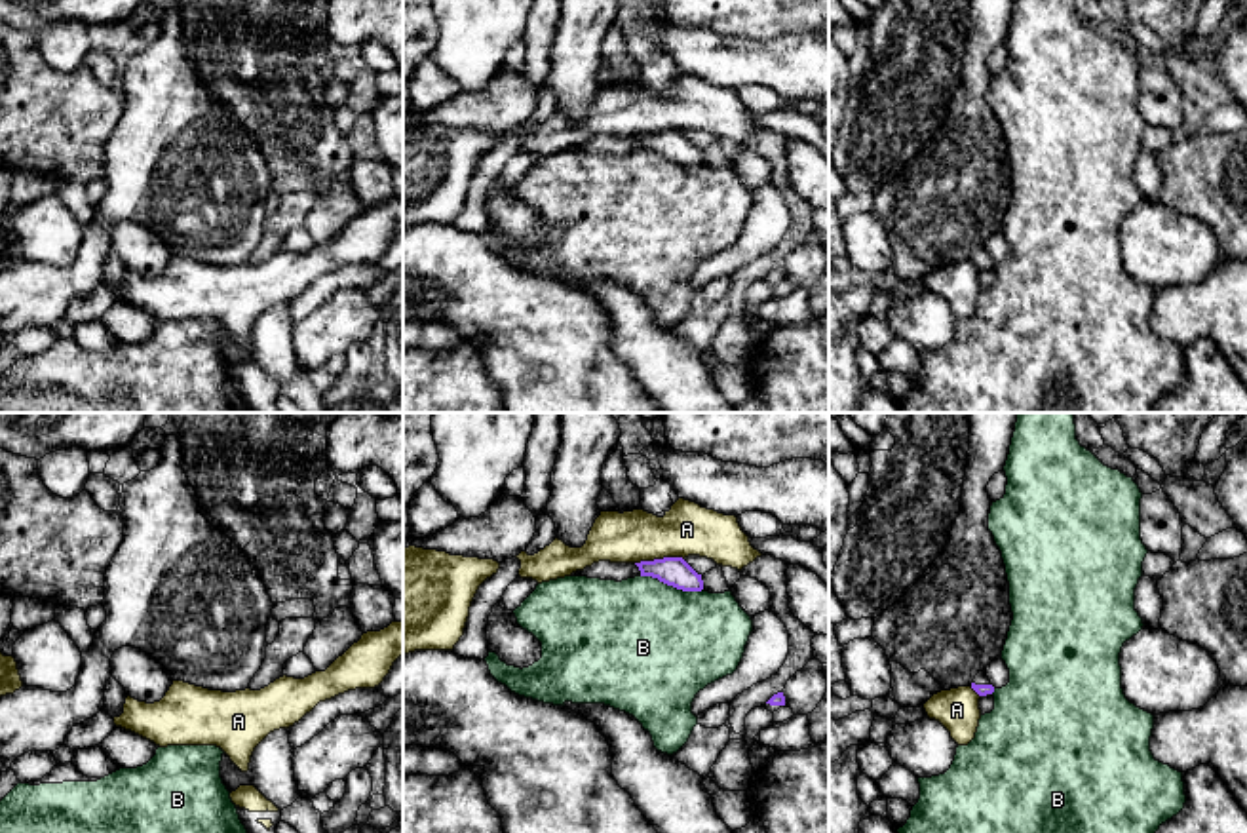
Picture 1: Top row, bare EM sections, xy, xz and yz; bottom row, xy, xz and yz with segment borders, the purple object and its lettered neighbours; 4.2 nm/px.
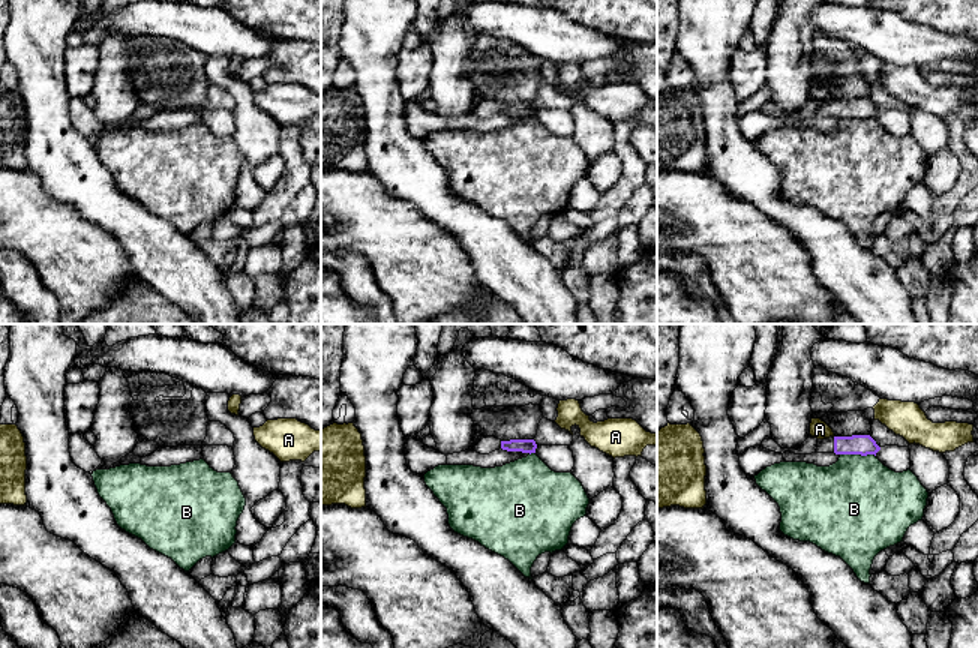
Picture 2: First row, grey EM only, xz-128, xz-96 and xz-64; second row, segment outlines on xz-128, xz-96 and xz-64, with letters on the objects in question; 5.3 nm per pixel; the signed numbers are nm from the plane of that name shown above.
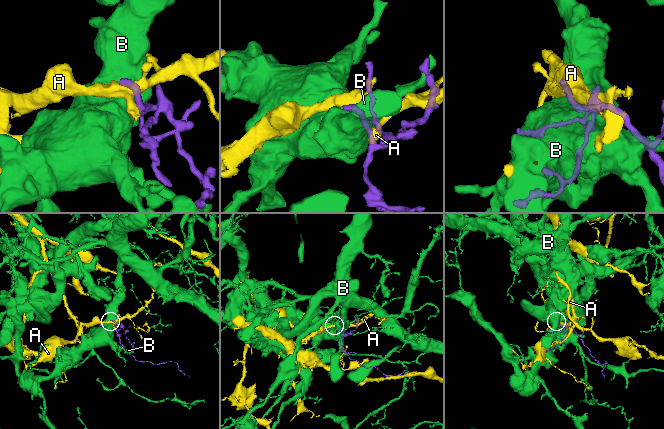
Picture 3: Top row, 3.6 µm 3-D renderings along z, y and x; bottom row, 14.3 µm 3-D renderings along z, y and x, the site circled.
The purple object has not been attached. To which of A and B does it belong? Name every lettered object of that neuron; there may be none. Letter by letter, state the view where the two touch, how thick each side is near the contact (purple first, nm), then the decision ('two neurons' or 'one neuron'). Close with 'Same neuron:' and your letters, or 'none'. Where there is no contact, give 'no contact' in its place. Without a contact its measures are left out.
A: meets purple in xz; 130 nm thick on the purple side, 220 nm on the other; two neurons
B: meets purple in xz; 130 nm thick on the purple side, 480 nm on the other; two neurons
Same neuron: none

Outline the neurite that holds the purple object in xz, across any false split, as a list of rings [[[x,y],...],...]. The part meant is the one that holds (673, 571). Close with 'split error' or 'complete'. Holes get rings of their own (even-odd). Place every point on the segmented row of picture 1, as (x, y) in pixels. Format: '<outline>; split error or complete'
[[[663,557],[635,563],[641,576],[652,576],[682,591],[701,591],[703,580],[682,557]]]; complete

